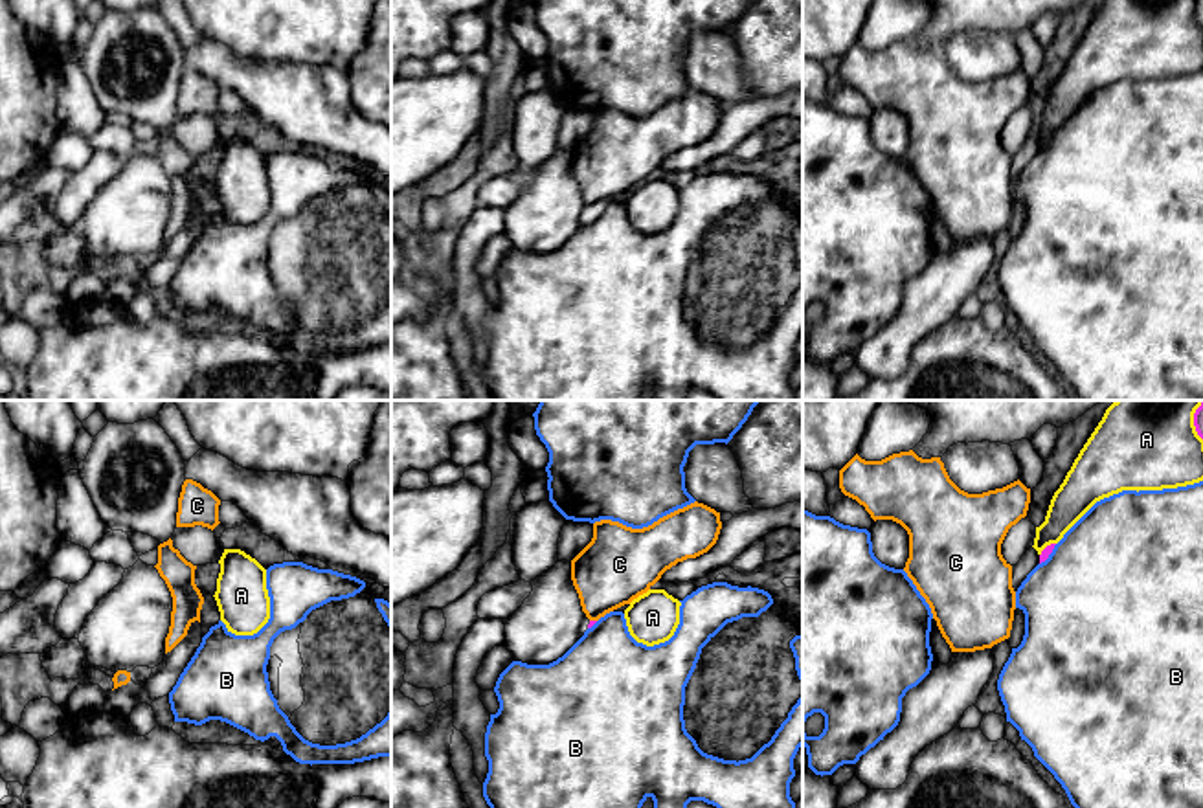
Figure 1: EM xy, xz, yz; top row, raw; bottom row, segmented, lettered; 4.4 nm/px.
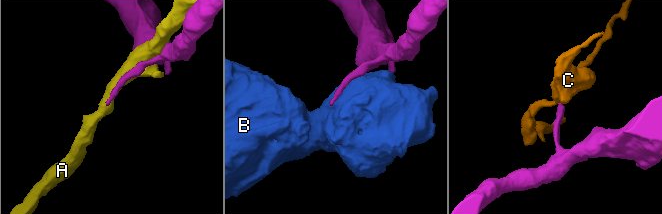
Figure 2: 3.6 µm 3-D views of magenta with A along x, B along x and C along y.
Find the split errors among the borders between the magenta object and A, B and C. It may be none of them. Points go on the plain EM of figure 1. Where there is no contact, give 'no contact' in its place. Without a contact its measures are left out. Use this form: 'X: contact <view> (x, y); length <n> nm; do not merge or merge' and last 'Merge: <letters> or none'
A: contact yz (1194, 13); length 130 nm; do not merge
B: contact yz (1049, 142); length 120 nm; do not merge
C: contact xz (594, 210); length 30 nm; do not merge
Merge: none

